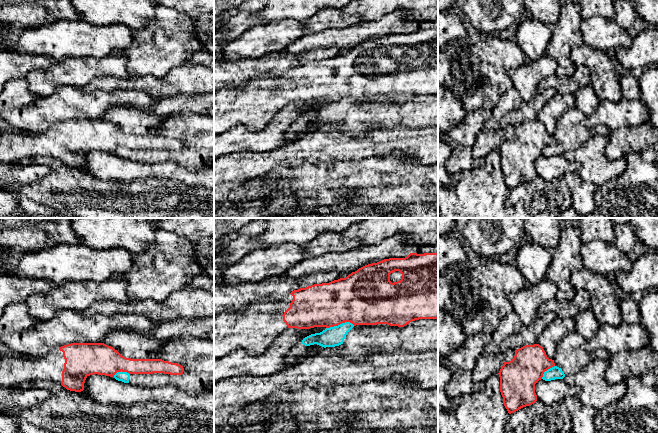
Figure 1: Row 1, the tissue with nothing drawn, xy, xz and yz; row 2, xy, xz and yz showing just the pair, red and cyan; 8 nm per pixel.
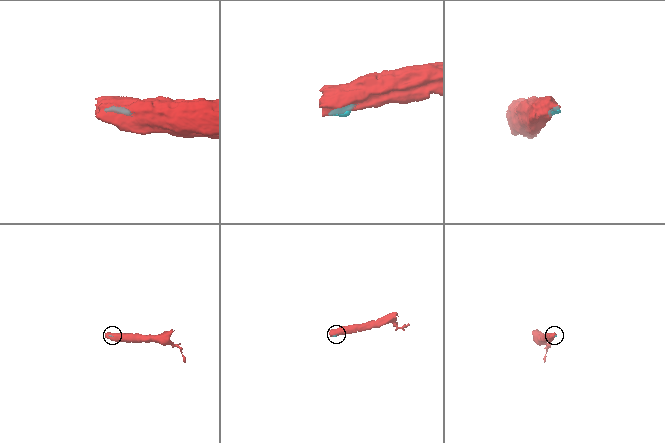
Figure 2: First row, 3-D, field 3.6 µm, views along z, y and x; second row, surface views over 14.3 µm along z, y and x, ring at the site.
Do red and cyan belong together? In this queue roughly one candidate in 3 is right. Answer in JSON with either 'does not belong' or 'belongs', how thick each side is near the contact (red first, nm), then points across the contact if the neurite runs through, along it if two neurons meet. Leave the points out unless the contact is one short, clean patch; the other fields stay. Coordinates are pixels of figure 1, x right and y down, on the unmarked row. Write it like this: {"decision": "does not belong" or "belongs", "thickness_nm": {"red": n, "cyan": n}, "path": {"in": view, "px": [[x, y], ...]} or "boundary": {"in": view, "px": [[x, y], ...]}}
{"decision": "does not belong", "thickness_nm": {"red": 400, "cyan": 160}}

